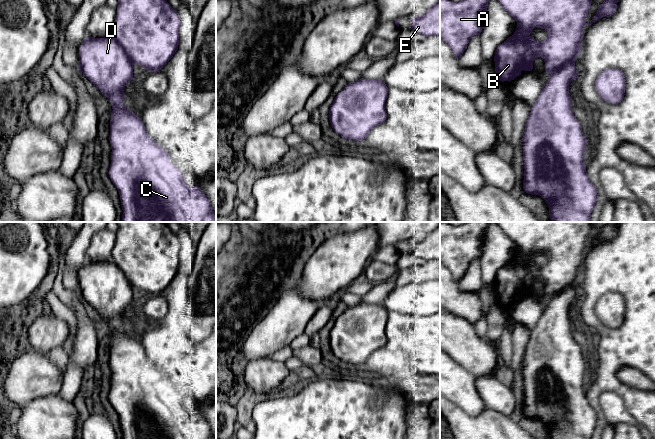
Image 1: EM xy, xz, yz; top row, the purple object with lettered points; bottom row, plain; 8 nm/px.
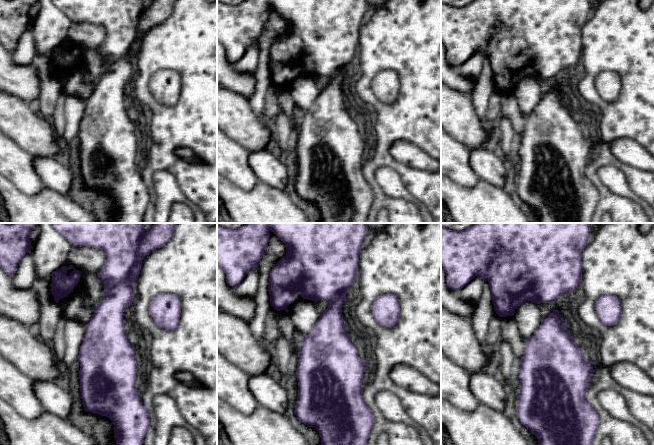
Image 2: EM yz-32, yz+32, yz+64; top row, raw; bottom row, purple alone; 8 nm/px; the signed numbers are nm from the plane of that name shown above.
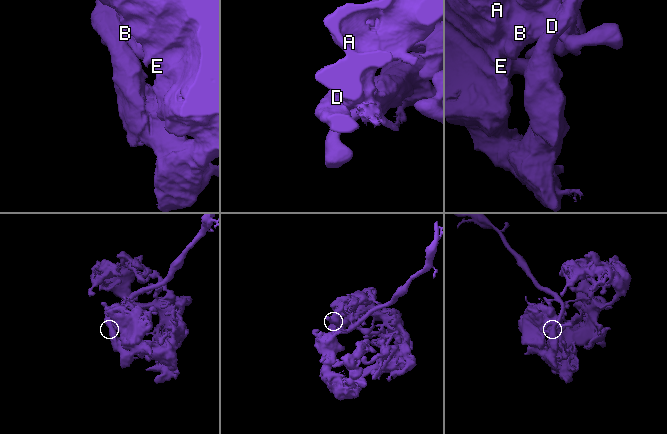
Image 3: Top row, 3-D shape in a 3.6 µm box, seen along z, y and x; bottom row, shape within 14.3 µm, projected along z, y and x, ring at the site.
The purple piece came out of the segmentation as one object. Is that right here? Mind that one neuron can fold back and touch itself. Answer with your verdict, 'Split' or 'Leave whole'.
Leave whole

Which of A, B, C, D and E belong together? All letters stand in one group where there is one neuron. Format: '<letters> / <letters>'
A B C D E

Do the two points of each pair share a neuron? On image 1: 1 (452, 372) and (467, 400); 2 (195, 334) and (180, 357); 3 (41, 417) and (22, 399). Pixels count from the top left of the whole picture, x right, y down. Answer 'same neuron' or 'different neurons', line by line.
1: same neuron
2: different neurons
3: different neurons

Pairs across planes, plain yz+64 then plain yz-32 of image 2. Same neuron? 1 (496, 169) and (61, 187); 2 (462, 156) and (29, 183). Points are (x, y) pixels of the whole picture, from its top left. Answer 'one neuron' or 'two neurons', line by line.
1: one neuron
2: one neuron

